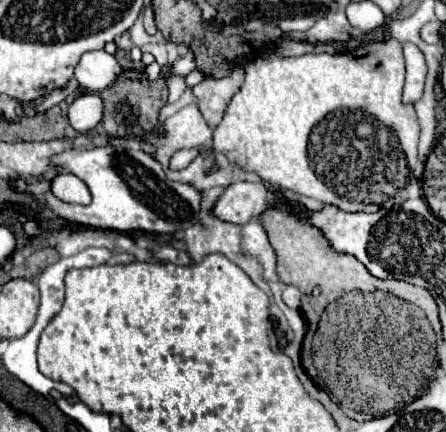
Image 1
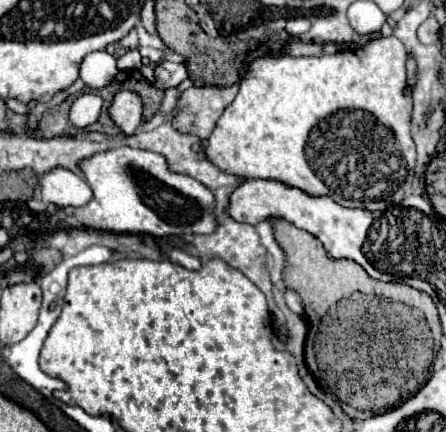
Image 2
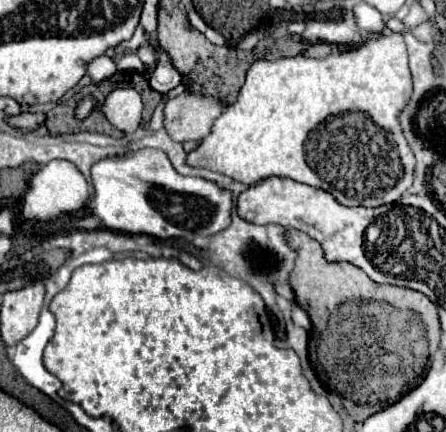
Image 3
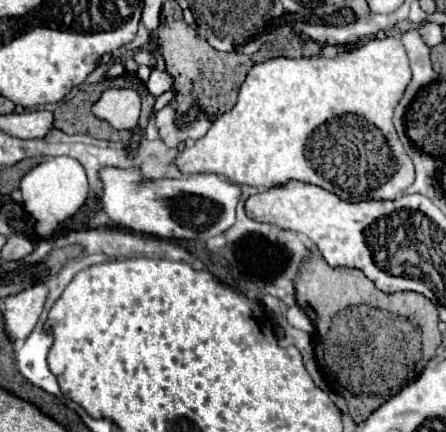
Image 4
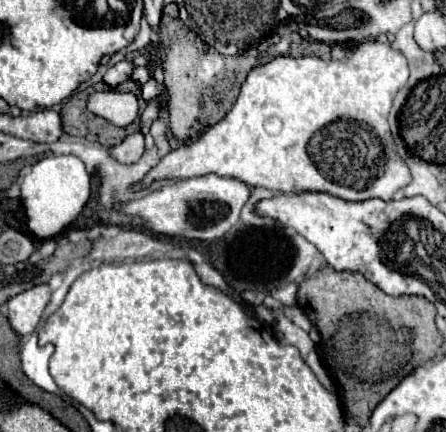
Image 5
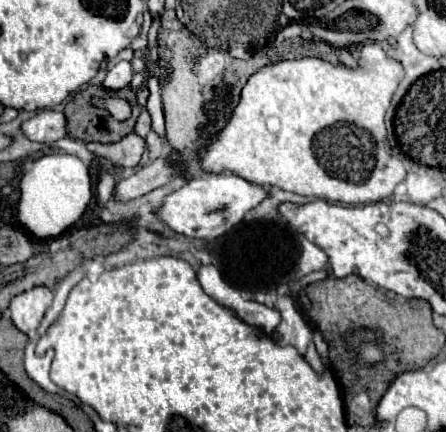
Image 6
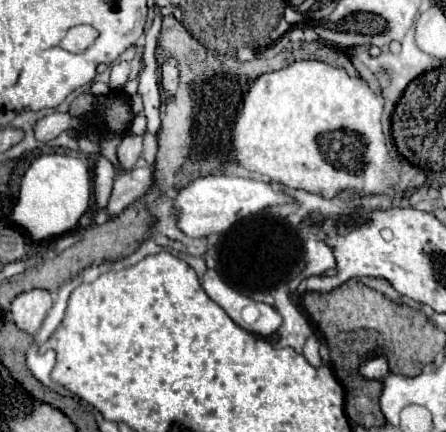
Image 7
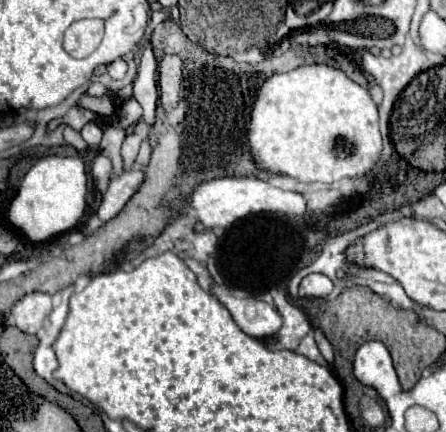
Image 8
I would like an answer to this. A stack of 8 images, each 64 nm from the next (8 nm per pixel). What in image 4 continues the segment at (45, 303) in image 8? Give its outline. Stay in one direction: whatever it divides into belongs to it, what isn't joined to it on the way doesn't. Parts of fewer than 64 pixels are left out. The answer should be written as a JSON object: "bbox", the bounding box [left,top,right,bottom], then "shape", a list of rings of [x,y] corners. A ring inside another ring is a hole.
{"bbox":[4,284,48,342],"shape":[[[36,284],[28,290],[4,298],[4,324],[6,334],[12,342],[30,336],[30,332],[38,324],[46,298],[48,298],[46,284]]]}

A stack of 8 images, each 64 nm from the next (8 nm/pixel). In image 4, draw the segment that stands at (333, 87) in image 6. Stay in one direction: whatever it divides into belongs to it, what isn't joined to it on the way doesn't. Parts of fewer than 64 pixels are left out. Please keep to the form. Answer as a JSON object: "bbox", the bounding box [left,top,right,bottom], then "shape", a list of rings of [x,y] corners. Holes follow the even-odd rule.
{"bbox":[176,34,414,202],"shape":[[[400,34],[382,40],[372,38],[336,58],[274,58],[254,64],[240,88],[236,106],[218,116],[208,134],[190,144],[176,158],[176,164],[184,174],[212,172],[236,184],[258,188],[284,184],[284,180],[300,180],[320,186],[346,202],[396,200],[414,182],[414,164],[392,122],[394,108],[404,96],[410,80],[412,72]]]}

